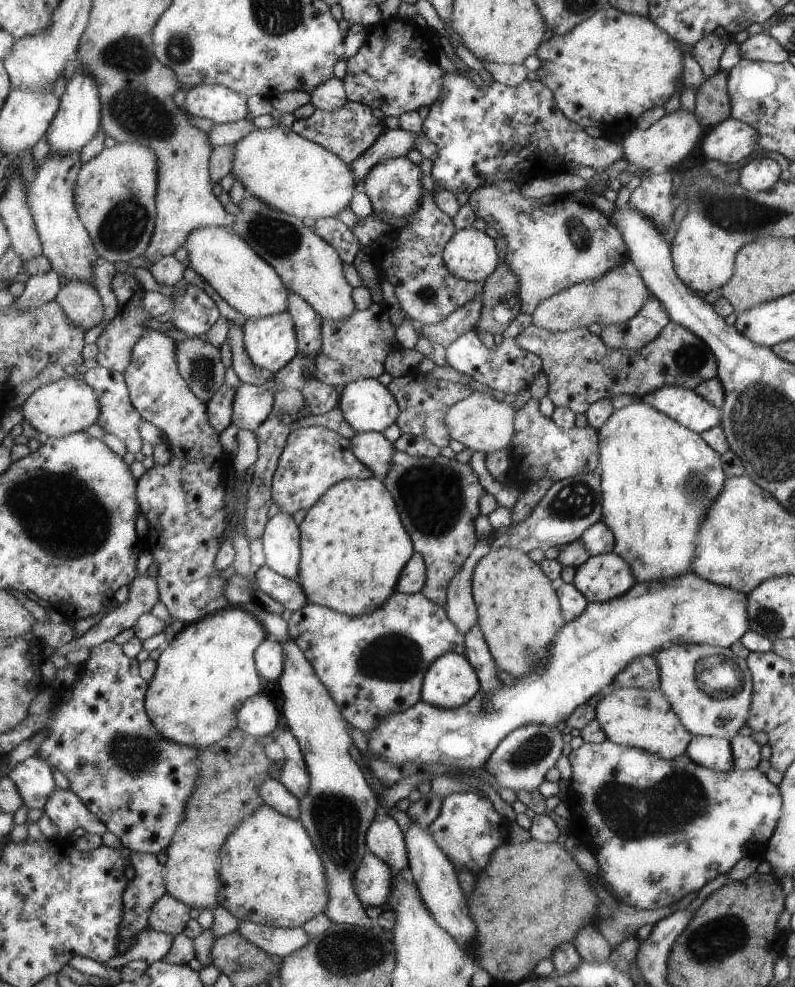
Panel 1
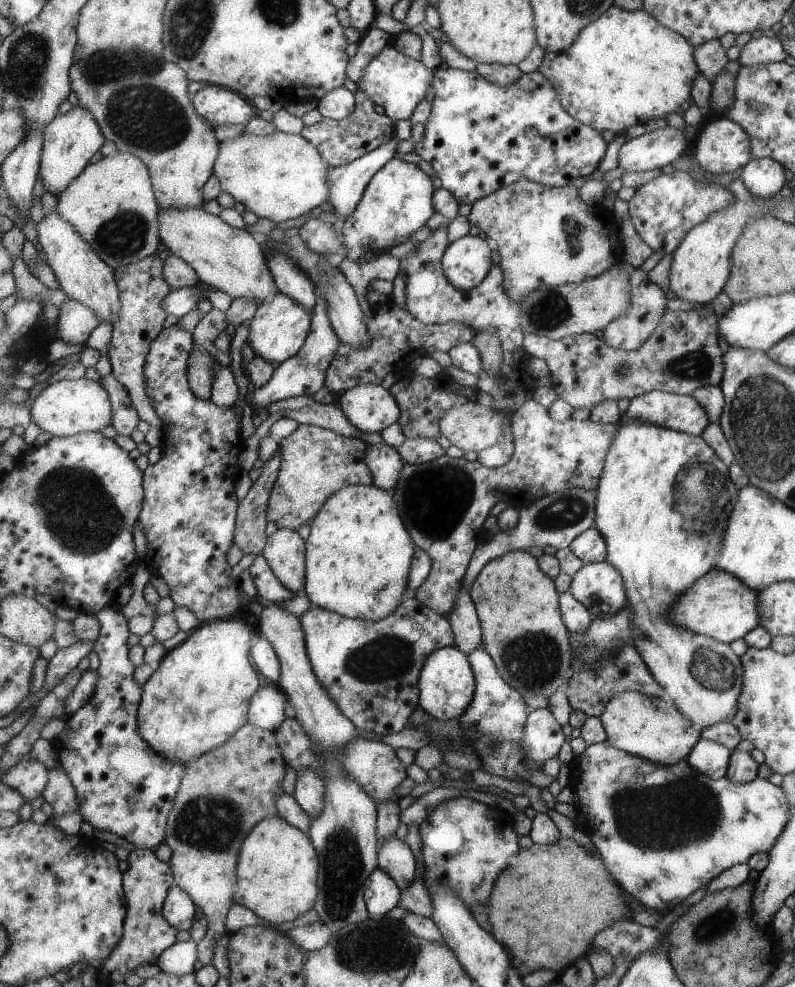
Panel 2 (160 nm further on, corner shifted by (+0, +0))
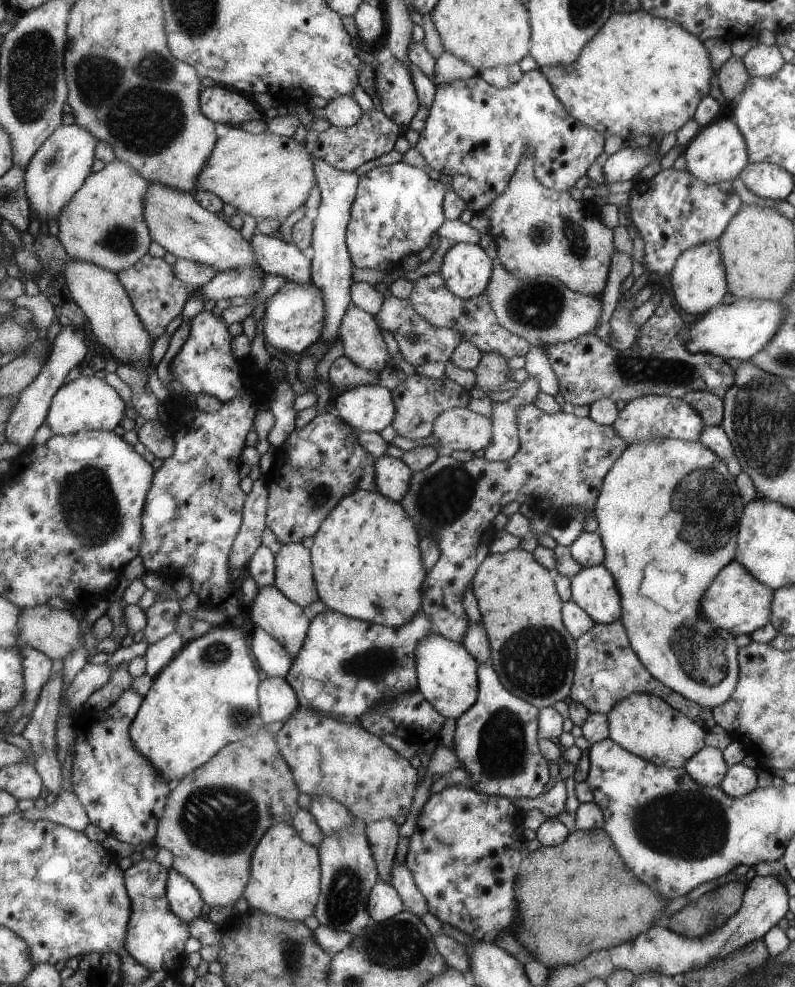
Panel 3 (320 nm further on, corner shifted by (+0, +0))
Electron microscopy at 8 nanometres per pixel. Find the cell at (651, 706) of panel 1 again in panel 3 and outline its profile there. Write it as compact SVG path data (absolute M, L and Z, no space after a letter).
M635 693L618 702L608 715L610 737L632 753L648 759L651 762L667 765L670 769L685 767L695 754L705 747L707 730L699 722L689 718L677 707L671 706L664 698L654 694Z

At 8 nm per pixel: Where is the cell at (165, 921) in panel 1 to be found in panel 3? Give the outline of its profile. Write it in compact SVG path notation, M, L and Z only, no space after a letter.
M175 867L169 868L168 899L173 912L180 916L186 923L195 921L201 916L201 908L205 906L197 885L183 876Z

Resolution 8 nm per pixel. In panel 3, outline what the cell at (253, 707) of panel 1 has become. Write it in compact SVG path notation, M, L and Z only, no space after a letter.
M268 675L260 684L260 713L266 724L285 722L300 706L298 694L286 677Z

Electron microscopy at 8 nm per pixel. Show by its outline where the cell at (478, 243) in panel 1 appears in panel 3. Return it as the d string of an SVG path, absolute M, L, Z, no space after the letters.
M457 243L447 251L440 269L448 289L462 299L481 296L488 289L492 256L478 244Z

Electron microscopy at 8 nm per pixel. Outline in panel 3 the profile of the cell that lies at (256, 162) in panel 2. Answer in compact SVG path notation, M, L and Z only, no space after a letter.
M237 126L230 127L228 133L216 142L212 157L201 171L197 188L214 192L226 205L240 208L241 212L253 216L256 220L273 218L282 221L307 202L311 188L317 182L314 158L305 144L293 140L292 137L282 137L269 131L256 135Z

